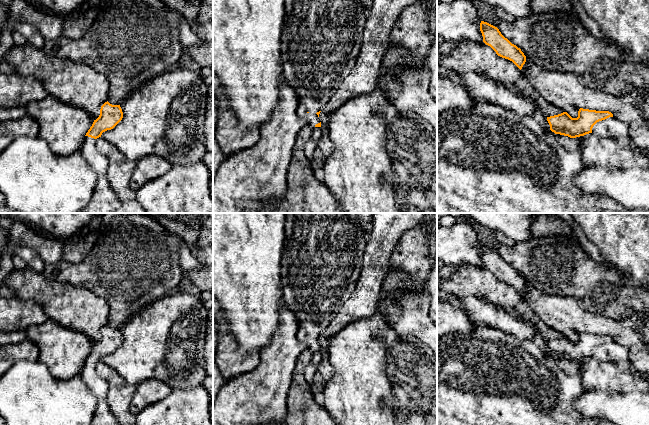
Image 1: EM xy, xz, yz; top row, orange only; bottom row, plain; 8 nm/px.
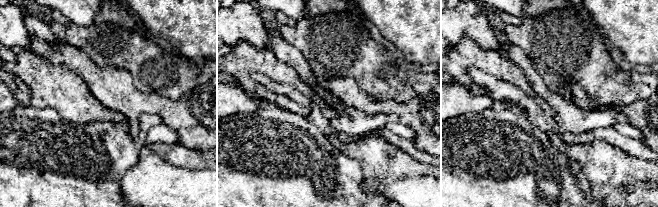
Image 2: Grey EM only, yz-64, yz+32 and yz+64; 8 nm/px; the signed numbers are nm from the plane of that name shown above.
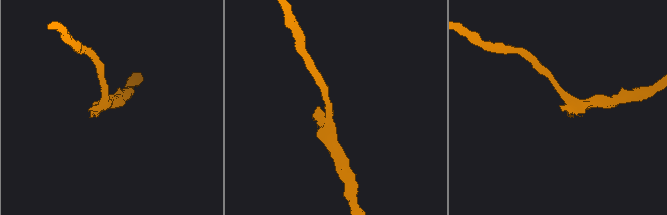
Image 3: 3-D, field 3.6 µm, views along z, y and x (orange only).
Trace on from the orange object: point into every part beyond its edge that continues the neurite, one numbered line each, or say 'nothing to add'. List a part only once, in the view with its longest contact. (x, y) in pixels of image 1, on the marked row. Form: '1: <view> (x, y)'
1: xz (321, 39)

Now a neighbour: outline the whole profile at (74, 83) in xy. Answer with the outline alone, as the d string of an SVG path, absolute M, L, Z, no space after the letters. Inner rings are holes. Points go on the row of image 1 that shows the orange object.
M29 42L14 45L7 60L16 73L36 78L49 95L63 103L84 109L91 115L93 121L99 117L101 106L108 101L107 78L86 64L49 56Z

